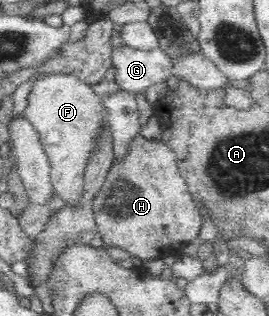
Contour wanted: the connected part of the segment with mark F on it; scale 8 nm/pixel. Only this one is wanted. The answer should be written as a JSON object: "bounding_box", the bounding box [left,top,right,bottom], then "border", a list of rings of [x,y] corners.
{"bounding_box":[24,72,106,207],"border":[[[53,72],[37,79],[28,95],[28,104],[24,111],[25,117],[39,133],[43,149],[49,156],[50,182],[57,192],[60,203],[71,207],[79,207],[84,193],[84,175],[88,159],[94,150],[100,127],[106,118],[102,99],[93,91],[92,85],[69,73]]]}

